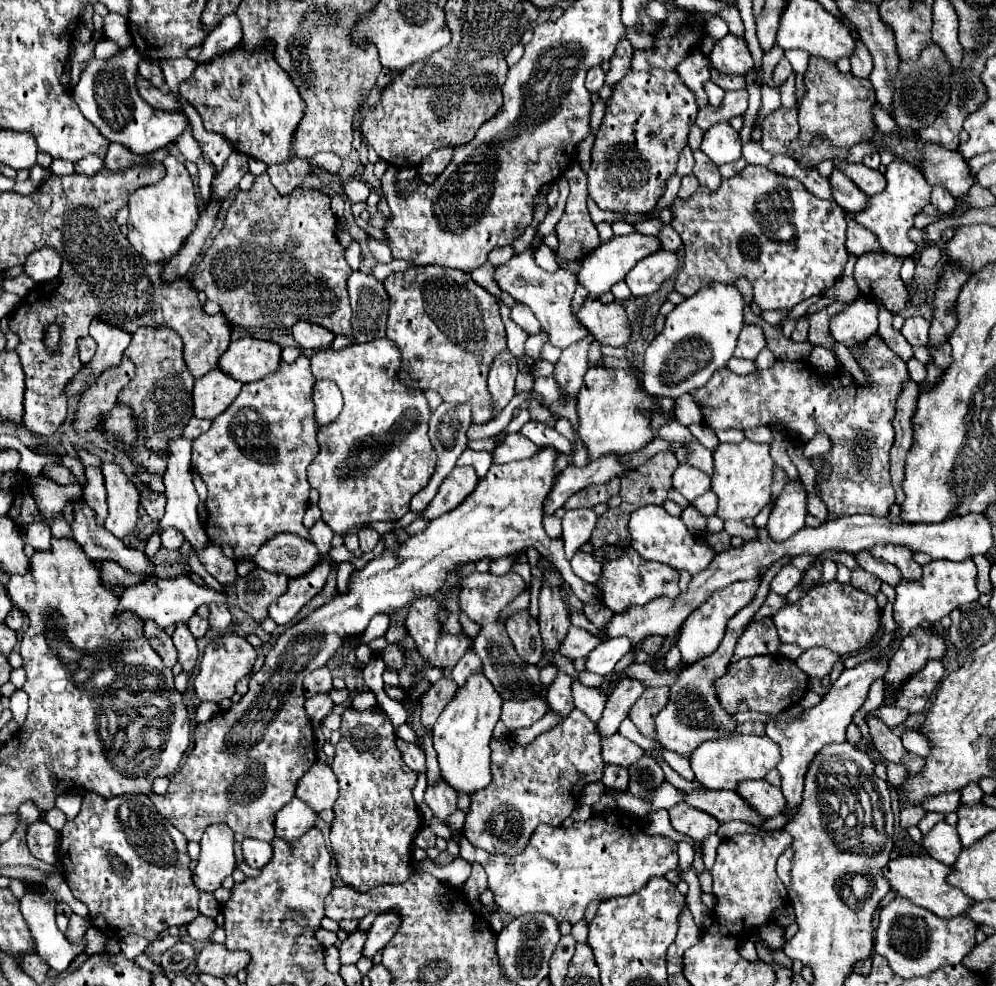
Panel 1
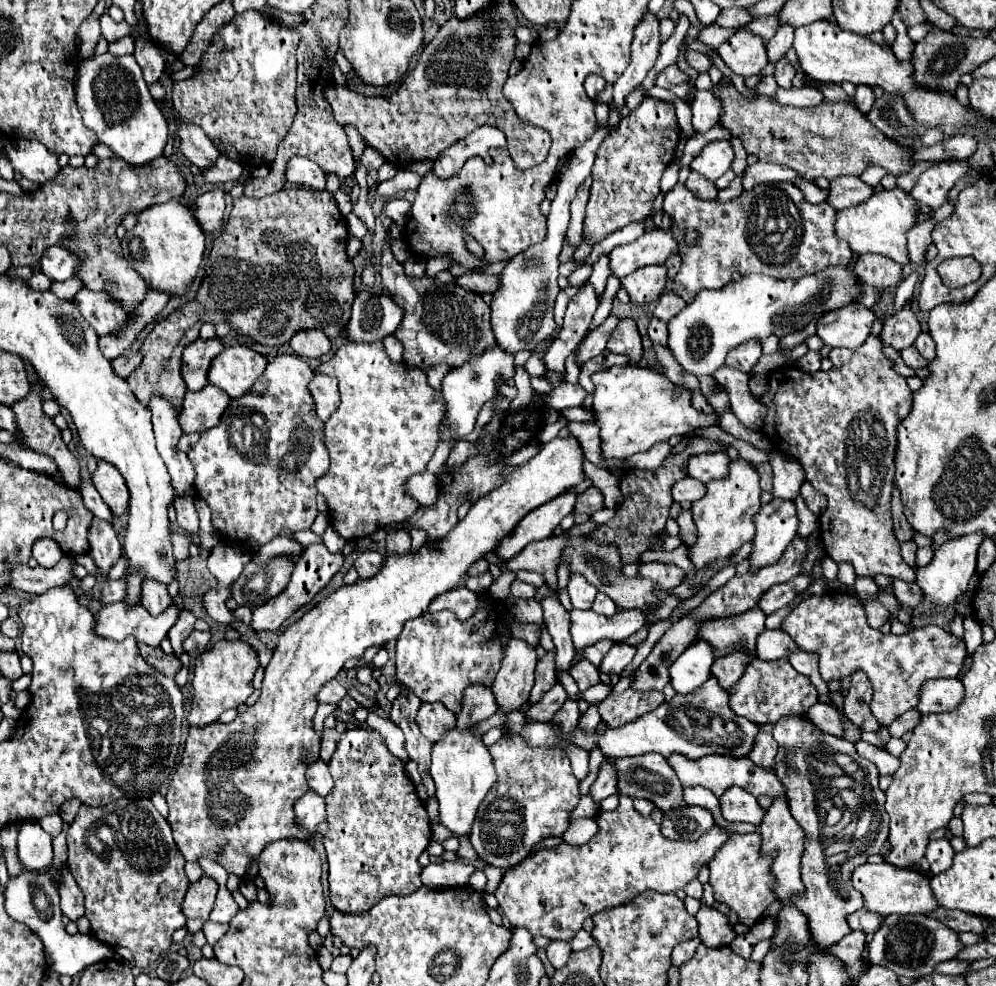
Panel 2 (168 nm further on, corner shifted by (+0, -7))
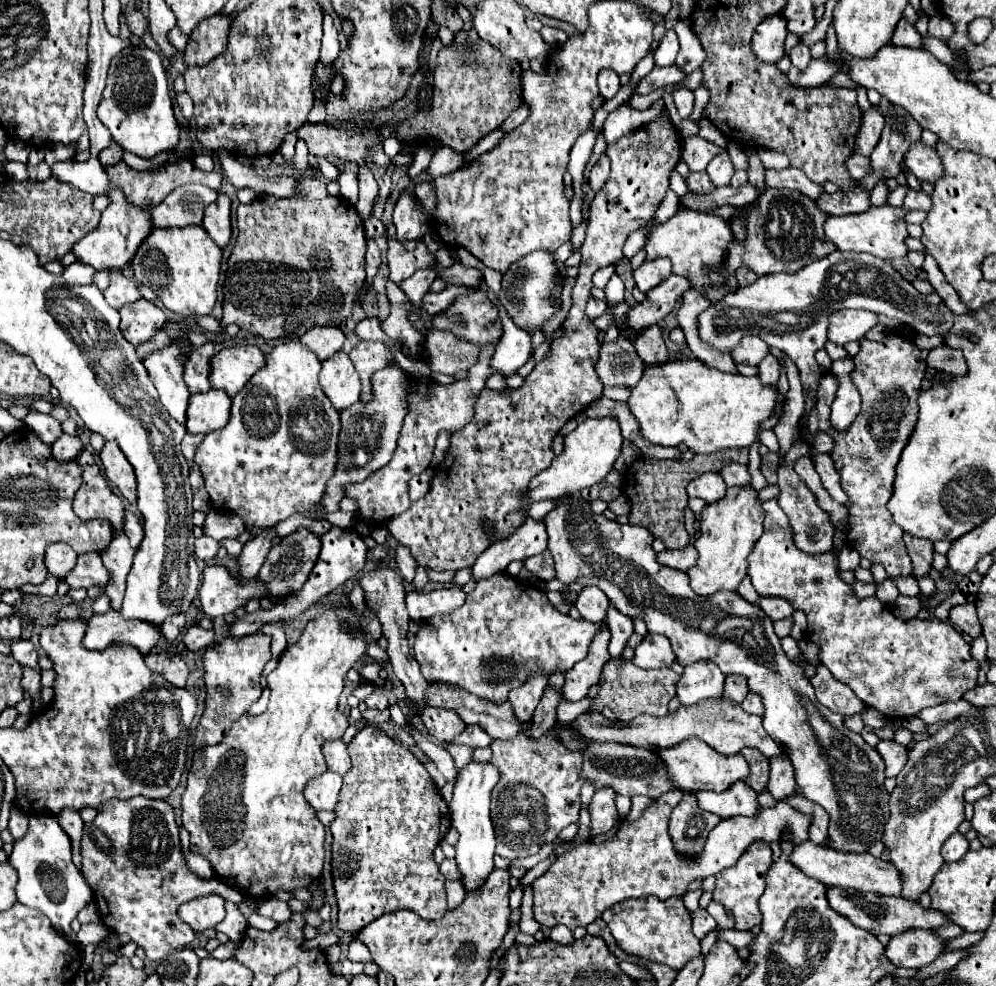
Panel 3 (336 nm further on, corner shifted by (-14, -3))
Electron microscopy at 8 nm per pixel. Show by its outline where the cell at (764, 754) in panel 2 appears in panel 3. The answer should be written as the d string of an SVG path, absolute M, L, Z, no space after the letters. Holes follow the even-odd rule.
M784 757L770 759L768 791L780 801L786 793L792 793L794 789L796 789L796 781L794 781L794 771L790 769L790 761L786 761Z

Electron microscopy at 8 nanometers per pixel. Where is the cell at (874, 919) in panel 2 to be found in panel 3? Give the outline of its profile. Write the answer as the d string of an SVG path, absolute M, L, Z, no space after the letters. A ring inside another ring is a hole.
M828 889L826 891L828 903L836 913L842 913L844 917L848 917L856 927L870 931L874 935L886 933L890 937L906 931L906 929L914 929L914 927L922 927L922 929L936 929L942 927L946 923L950 923L950 919L946 917L946 913L940 913L932 907L924 909L918 901L908 901L908 899L898 899L898 897L878 897L878 893L854 893L852 889Z

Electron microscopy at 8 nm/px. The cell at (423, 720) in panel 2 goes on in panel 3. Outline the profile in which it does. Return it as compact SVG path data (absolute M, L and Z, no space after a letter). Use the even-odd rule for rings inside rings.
M426 707L426 713L422 713L422 723L428 729L428 735L436 737L434 741L448 743L456 735L460 735L466 727L466 723L454 713L454 709L444 707Z

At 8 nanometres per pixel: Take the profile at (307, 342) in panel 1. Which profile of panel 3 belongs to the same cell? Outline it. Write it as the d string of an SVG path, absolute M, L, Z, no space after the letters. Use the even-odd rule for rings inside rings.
M326 325L326 327L312 327L312 329L308 329L300 337L300 341L310 351L314 351L320 361L324 361L324 359L332 357L334 353L342 351L344 333L340 331L340 327L330 327L330 325Z

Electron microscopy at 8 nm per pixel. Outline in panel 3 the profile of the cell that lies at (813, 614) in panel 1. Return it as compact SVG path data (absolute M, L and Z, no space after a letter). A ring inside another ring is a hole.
M768 499L768 501L762 503L762 507L764 507L764 511L766 511L766 517L764 517L764 533L762 533L762 537L756 541L754 551L752 551L750 557L748 557L748 563L750 563L748 575L750 575L750 579L752 579L754 589L758 591L758 595L784 595L786 599L790 599L790 603L794 605L794 609L802 609L802 611L806 613L806 617L808 617L806 637L808 637L810 641L814 641L816 645L820 645L820 661L822 661L822 665L826 665L826 667L830 669L830 673L832 673L838 681L842 681L844 685L848 685L866 705L878 709L878 711L880 711L882 715L886 715L888 719L912 717L912 715L916 715L920 709L926 709L926 707L932 707L932 705L940 705L940 703L946 703L946 701L958 701L958 699L962 699L962 695L964 695L966 691L970 691L972 687L976 687L976 677L978 677L980 665L978 665L978 661L970 655L970 645L962 639L962 633L958 633L952 625L948 625L948 623L944 623L944 621L938 621L938 619L932 619L932 621L930 621L930 619L926 619L926 621L924 621L924 619L902 621L902 619L894 617L892 609L890 609L888 605L884 605L882 601L878 601L876 597L862 599L862 601L856 599L854 593L852 593L852 589L850 589L850 585L846 585L844 581L838 579L838 565L836 565L836 559L832 557L832 553L806 555L806 553L802 553L802 551L794 545L794 531L792 531L790 523L788 523L786 513L780 509L778 499Z

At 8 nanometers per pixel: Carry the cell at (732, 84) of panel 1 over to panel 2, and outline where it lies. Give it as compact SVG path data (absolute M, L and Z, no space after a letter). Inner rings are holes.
M686 49L684 53L688 65L696 71L696 73L706 73L710 69L710 59L704 55L704 53L698 53L698 51L692 51L692 49Z

